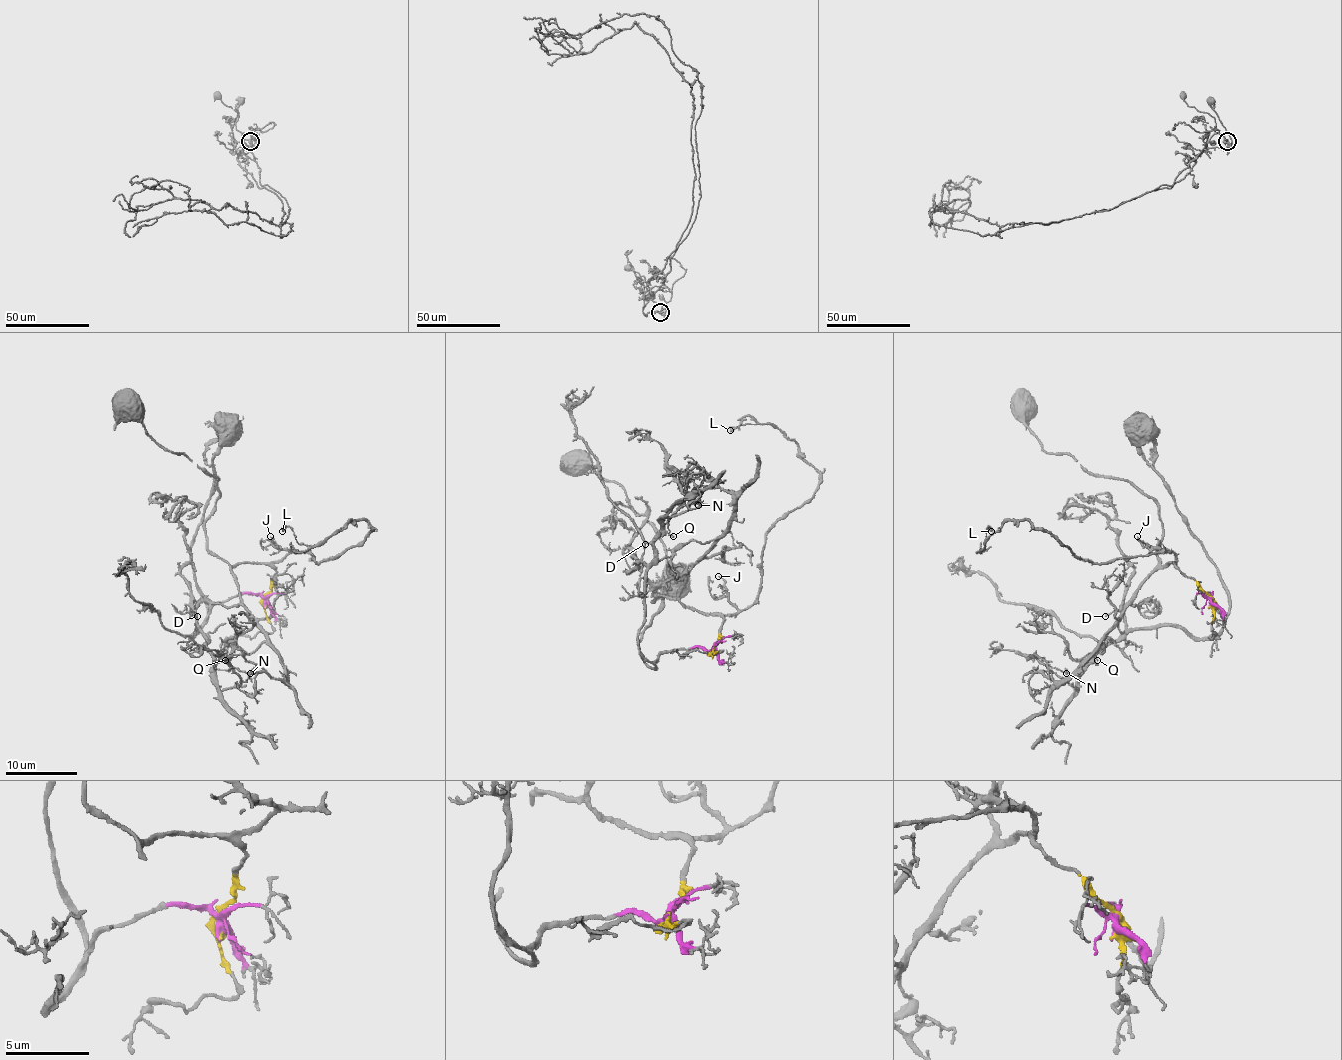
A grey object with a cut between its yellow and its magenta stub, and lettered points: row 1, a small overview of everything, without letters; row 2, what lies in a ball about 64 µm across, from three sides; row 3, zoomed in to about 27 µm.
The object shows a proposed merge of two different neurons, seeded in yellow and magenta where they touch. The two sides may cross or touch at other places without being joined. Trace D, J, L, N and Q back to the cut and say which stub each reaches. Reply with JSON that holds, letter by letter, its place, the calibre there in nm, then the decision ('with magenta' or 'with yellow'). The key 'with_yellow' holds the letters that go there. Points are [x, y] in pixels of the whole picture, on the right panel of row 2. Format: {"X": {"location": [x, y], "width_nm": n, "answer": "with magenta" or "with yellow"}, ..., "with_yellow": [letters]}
{"D": {"location": [1105, 616], "width_nm": 180, "answer": "with magenta"}, "J": {"location": [1137, 536], "width_nm": 110, "answer": "with yellow"}, "L": {"location": [991, 531], "width_nm": 240, "answer": "with yellow"}, "N": {"location": [1066, 673], "width_nm": 180, "answer": "with yellow"}, "Q": {"location": [1097, 660], "width_nm": 130, "answer": "with magenta"}, "with_yellow": ["J", "L", "N"]}

